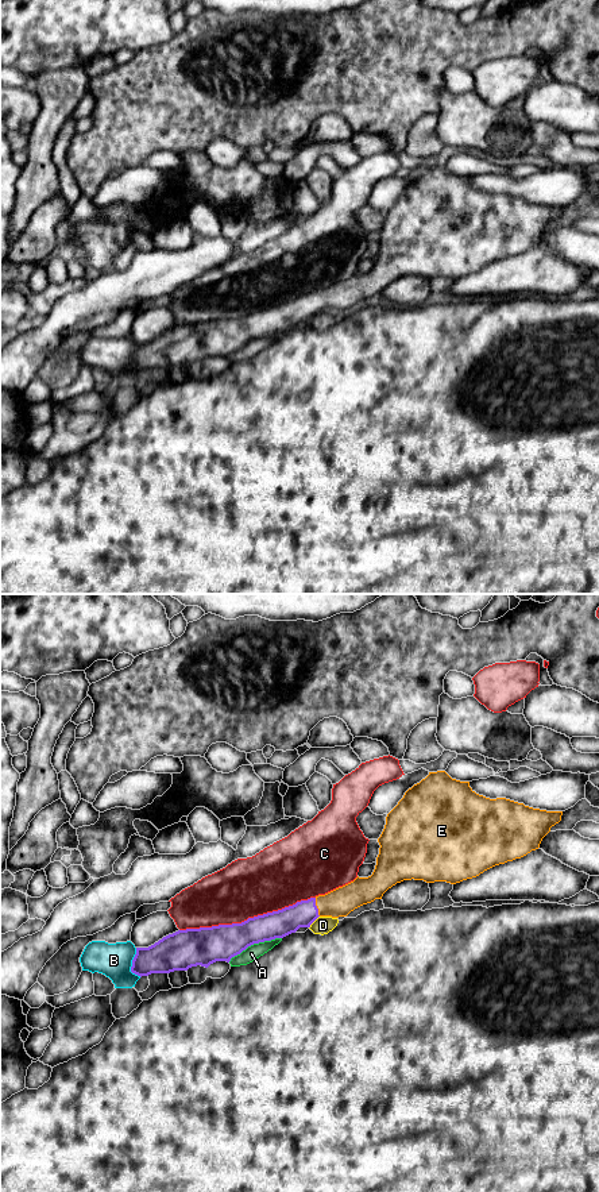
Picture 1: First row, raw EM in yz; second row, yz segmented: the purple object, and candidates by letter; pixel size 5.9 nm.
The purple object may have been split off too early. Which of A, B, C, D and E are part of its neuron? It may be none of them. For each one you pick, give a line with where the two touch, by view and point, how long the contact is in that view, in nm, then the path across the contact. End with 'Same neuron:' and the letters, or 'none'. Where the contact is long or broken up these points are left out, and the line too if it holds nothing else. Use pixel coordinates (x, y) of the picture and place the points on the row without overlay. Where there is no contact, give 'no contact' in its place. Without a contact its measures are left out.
E: meets purple in yz at (316, 303); contact 120 nm long; runs through yz (279, 319), (316, 303), (340, 297)
Same neuron: E

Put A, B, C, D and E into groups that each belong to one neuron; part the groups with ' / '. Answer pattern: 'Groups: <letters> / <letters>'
Groups: A / B / C / D / E

